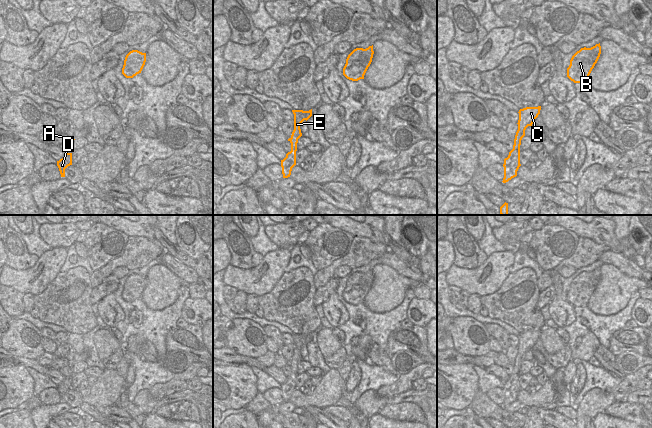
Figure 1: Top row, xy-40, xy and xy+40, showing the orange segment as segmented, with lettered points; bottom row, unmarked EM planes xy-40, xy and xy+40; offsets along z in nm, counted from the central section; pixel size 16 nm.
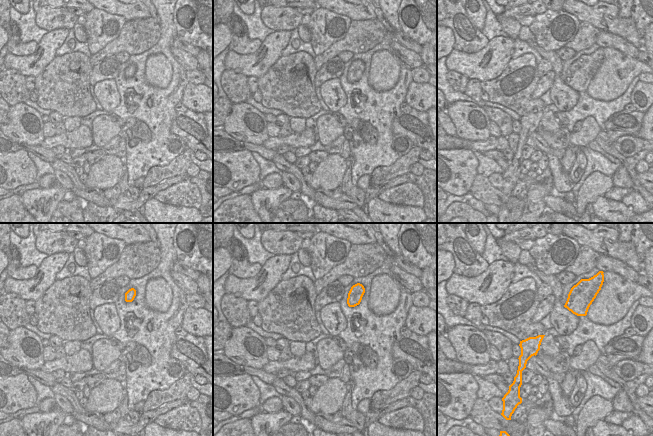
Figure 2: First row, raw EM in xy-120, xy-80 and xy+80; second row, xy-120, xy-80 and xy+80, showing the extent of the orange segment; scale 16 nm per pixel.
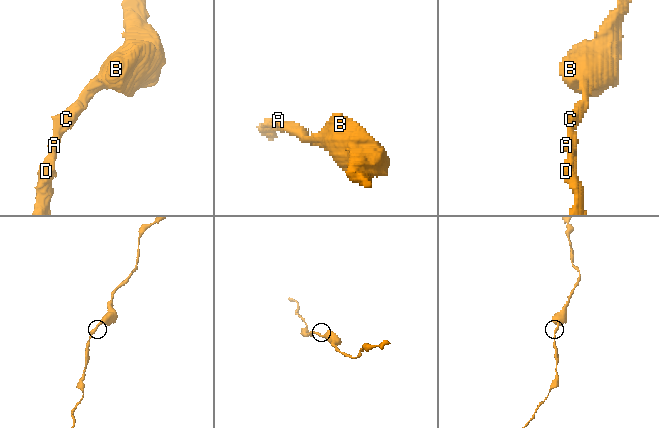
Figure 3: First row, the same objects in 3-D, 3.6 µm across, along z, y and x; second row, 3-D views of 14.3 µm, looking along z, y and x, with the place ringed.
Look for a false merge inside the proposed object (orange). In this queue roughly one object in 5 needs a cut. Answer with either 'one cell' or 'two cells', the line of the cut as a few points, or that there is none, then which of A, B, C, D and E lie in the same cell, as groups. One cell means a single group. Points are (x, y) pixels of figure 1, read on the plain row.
one cell; cut none; groups A B C D E

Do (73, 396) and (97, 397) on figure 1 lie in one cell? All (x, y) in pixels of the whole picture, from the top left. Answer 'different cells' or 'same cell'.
same cell

